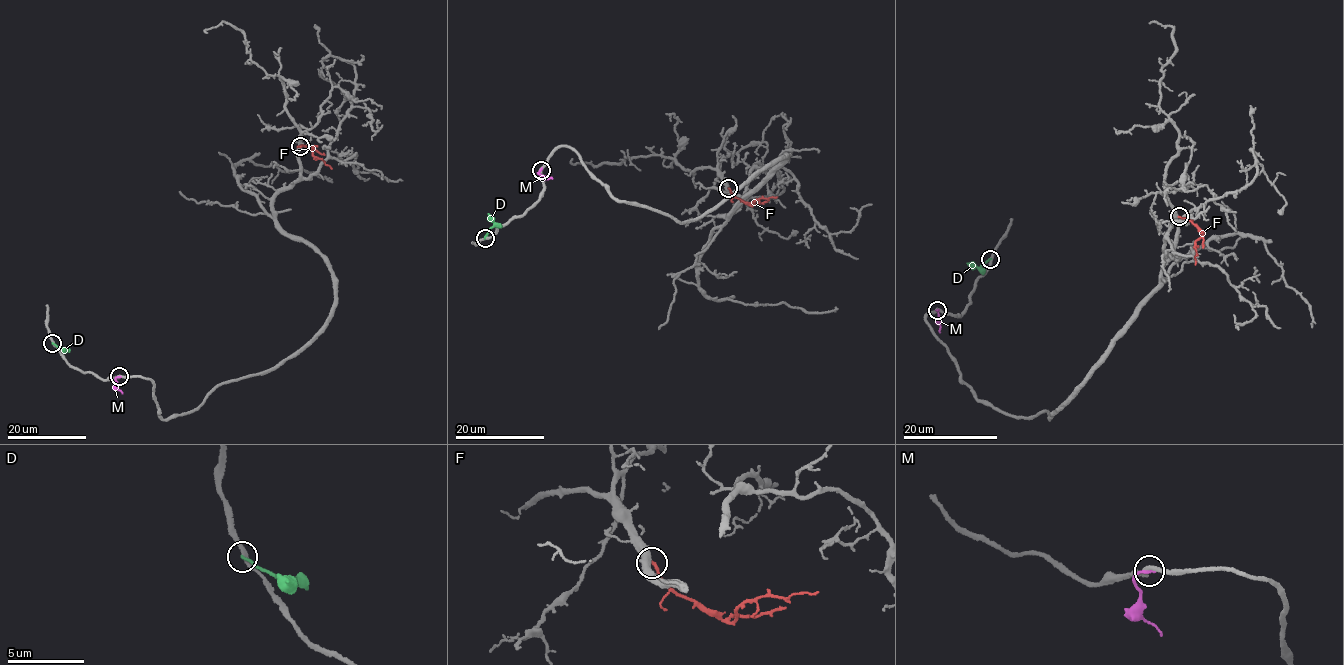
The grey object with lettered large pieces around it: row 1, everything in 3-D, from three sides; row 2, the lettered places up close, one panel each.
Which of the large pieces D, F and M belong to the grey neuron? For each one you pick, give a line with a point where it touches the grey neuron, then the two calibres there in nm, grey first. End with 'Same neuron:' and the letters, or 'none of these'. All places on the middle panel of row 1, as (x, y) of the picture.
F: contact (728, 188); calibres 480 and 180 nm
Same neuron: F

